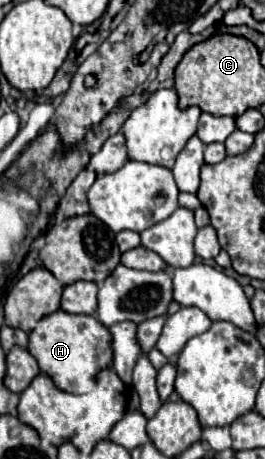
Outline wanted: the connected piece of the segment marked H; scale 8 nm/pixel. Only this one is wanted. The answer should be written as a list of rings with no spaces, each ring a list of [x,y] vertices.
[[[57,310],[37,322],[29,334],[27,348],[43,374],[47,374],[55,386],[63,392],[75,392],[81,384],[95,384],[99,372],[111,368],[111,332],[95,316],[75,316]]]

